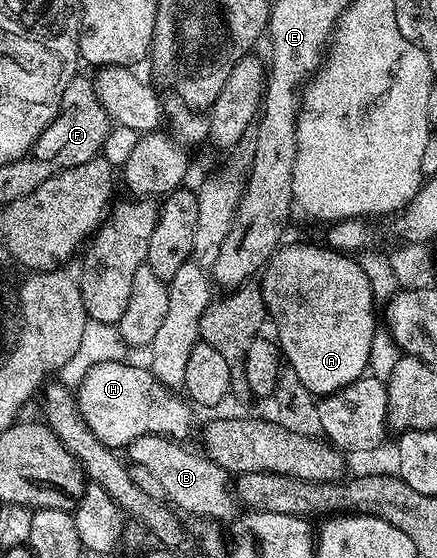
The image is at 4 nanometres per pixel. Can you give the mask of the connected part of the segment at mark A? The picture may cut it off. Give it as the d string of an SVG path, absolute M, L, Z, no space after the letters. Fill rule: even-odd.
M283 243L275 249L260 273L262 298L269 320L272 325L274 321L274 329L278 332L278 348L282 350L289 369L296 371L296 379L300 379L304 387L308 387L308 391L315 395L334 393L345 385L351 385L367 372L376 332L376 298L368 275L361 269L360 261L349 252L322 247Z

